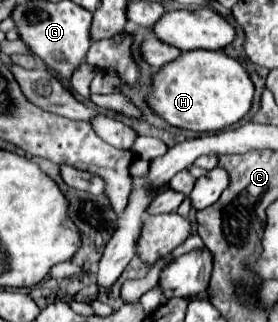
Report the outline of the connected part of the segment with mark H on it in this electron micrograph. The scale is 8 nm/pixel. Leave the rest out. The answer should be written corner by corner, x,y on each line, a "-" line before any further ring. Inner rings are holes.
188,51
176,61
164,65
150,93
152,109
170,125
188,131
222,131
242,121
254,97
254,83
248,71
234,59
218,51

